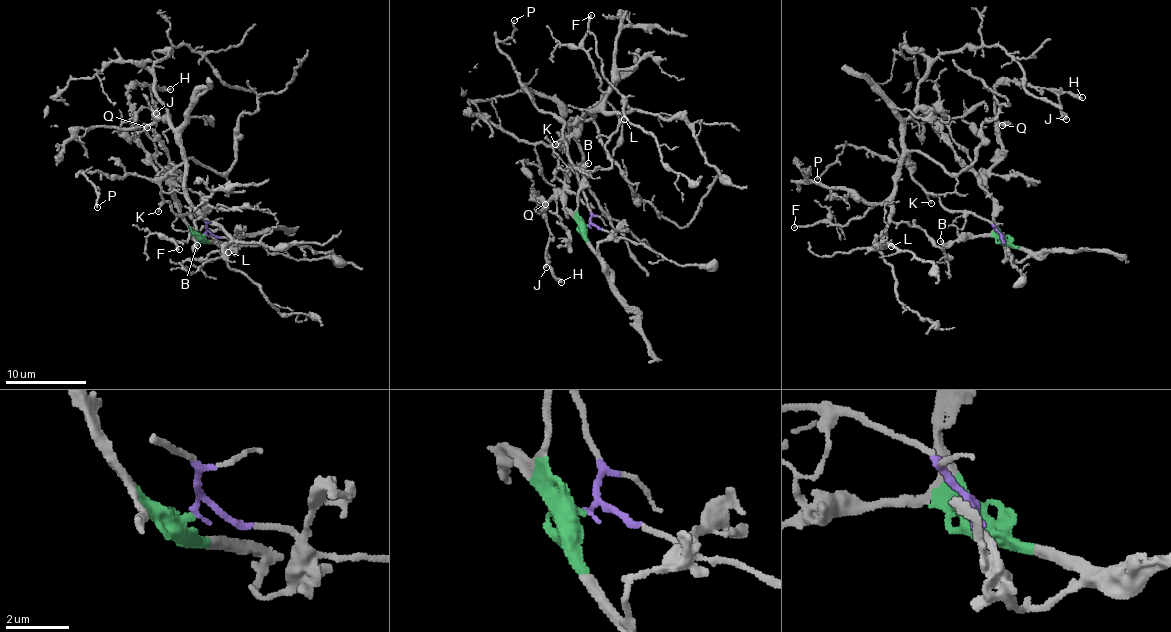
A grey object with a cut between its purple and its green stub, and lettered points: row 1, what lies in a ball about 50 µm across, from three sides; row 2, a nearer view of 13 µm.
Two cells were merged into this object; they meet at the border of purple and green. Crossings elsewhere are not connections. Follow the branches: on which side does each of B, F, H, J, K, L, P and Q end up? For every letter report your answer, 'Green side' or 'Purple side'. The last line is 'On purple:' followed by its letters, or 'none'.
B: Green side
F: Purple side
H: Green side
J: Green side
K: Purple side
L: Purple side
P: Purple side
Q: Green side
On purple: F, K, L, P

